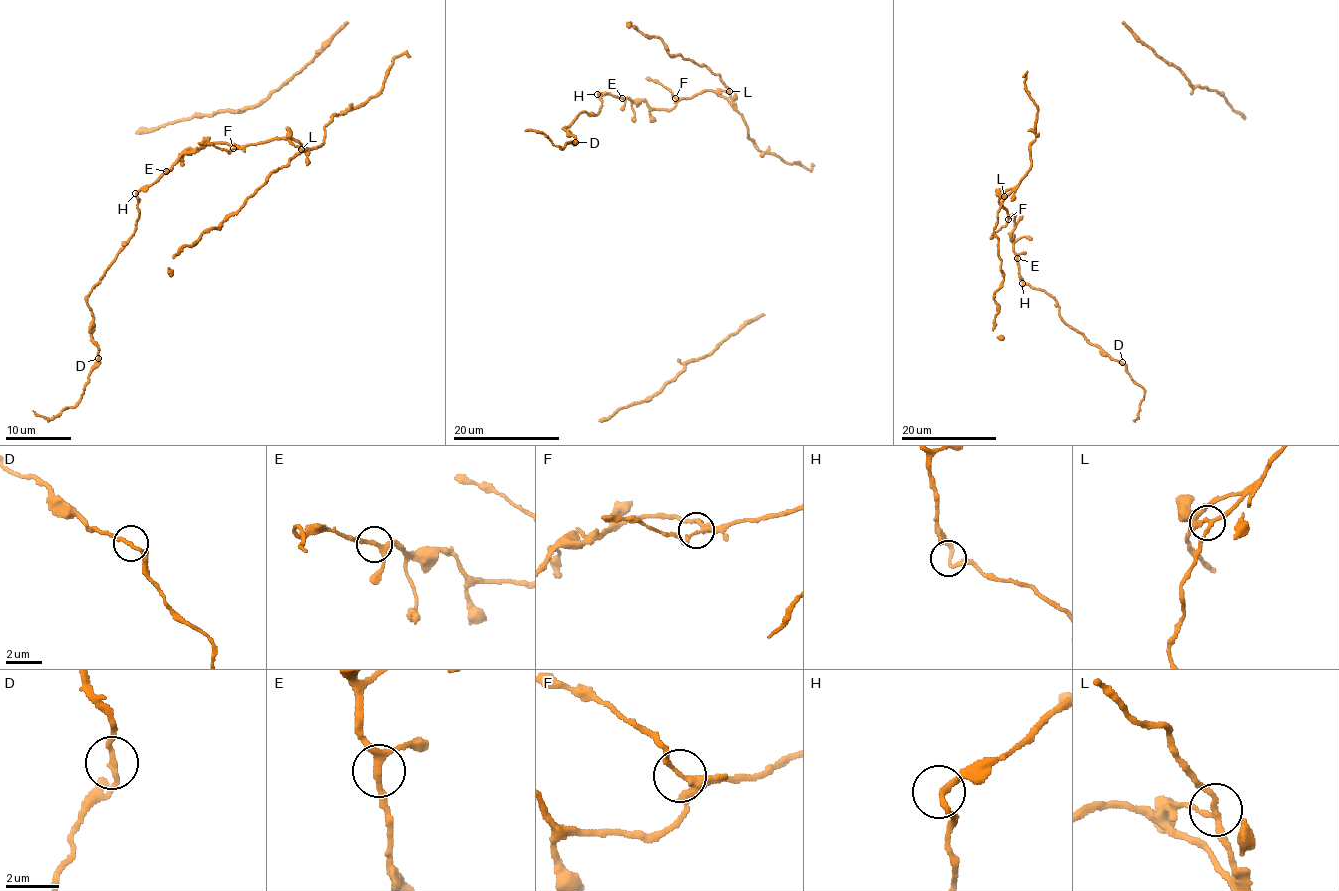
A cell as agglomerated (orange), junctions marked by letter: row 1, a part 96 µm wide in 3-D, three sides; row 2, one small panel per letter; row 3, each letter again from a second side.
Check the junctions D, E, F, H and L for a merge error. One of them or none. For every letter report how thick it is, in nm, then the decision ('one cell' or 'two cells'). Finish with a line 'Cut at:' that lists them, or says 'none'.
D: 190 nm | one cell
E: 220 nm | one cell
F: 200 nm | one cell
H: 200 nm | one cell
L: 190 nm | one cell
Cut at: none

